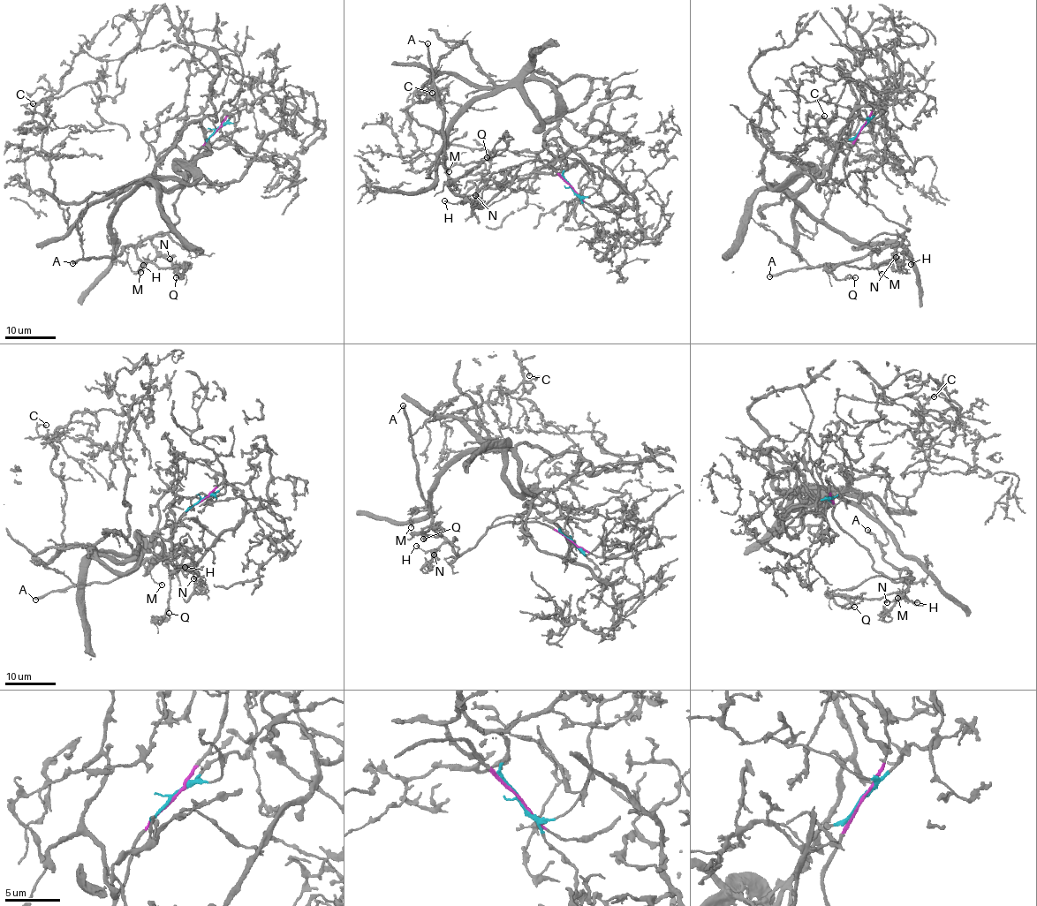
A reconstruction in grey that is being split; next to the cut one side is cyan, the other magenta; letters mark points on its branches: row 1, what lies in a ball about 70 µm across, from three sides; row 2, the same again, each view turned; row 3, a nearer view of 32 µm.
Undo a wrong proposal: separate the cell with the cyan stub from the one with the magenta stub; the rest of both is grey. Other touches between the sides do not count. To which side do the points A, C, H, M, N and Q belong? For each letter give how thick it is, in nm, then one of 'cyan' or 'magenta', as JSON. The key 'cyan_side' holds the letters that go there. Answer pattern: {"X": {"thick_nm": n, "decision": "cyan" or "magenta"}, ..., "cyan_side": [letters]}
{"A": {"thick_nm": 340, "decision": "magenta"}, "C": {"thick_nm": 260, "decision": "cyan"}, "H": {"thick_nm": 200, "decision": "magenta"}, "M": {"thick_nm": 140, "decision": "magenta"}, "N": {"thick_nm": 200, "decision": "magenta"}, "Q": {"thick_nm": 180, "decision": "magenta"}, "cyan_side": ["C"]}

